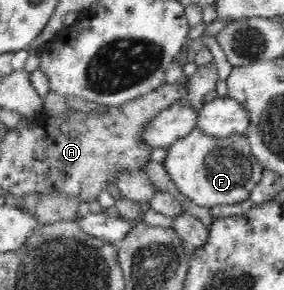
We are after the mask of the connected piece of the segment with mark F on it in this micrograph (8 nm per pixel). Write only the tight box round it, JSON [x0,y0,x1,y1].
[162,127,263,208]

